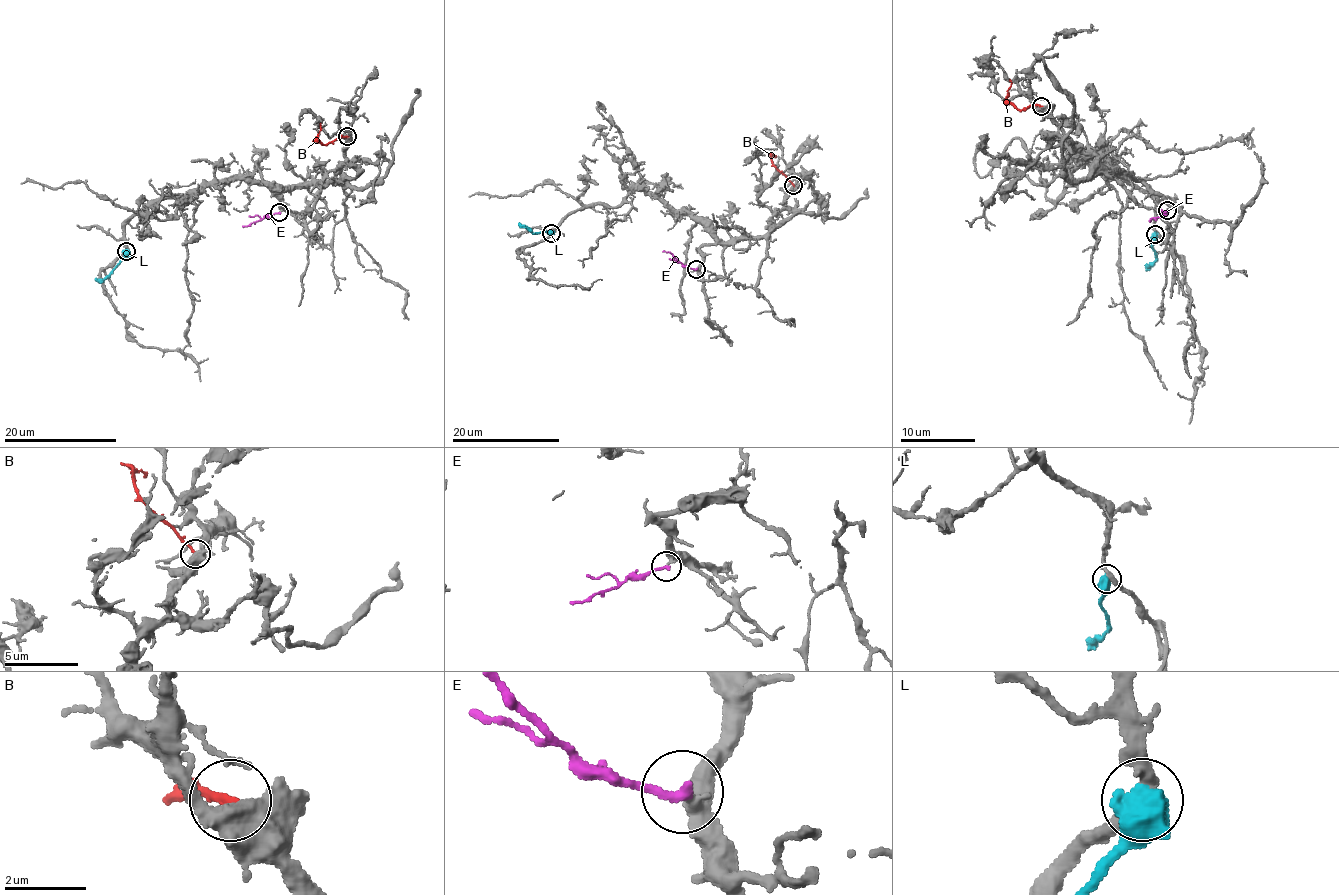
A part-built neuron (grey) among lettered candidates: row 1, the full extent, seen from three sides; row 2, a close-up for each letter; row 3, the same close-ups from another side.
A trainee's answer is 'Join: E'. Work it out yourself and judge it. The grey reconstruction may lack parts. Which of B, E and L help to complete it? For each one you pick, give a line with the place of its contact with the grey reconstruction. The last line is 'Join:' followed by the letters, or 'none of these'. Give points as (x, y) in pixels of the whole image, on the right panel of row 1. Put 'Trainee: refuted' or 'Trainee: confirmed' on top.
Trainee: confirmed
E: Touches grey at (1167, 210)
Join: E

